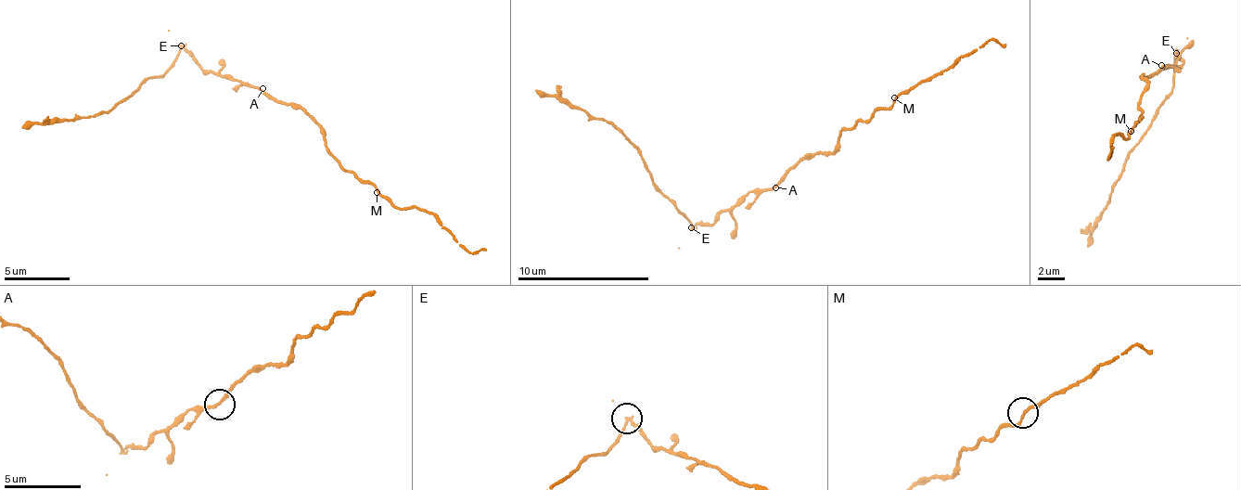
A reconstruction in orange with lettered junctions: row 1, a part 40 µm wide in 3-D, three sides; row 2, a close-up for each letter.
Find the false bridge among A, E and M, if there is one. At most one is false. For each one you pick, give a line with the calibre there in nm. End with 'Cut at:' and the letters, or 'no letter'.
E: calibre 150 nm
Cut at: E

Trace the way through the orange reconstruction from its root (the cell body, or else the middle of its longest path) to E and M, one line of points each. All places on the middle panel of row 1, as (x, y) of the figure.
E: (773, 186), (742, 194), (714, 221), (690, 228)
M: (773, 186), (779, 185), (803, 158), (834, 151), (846, 126), (856, 125), (876, 110), (890, 108), (894, 97)

